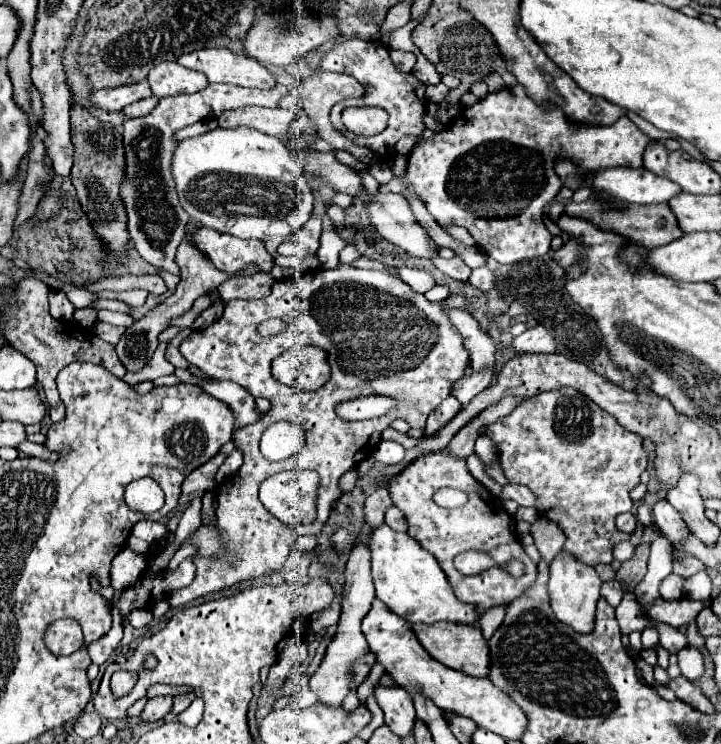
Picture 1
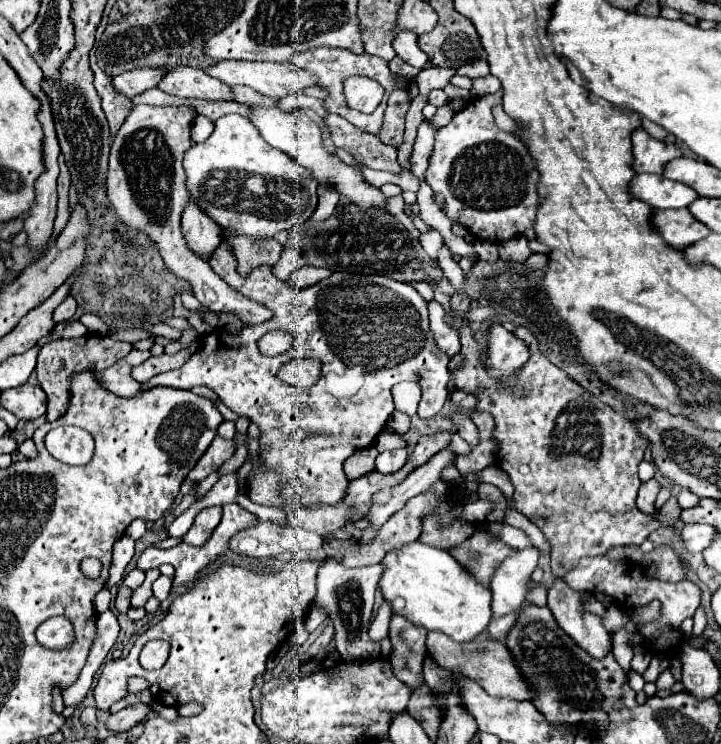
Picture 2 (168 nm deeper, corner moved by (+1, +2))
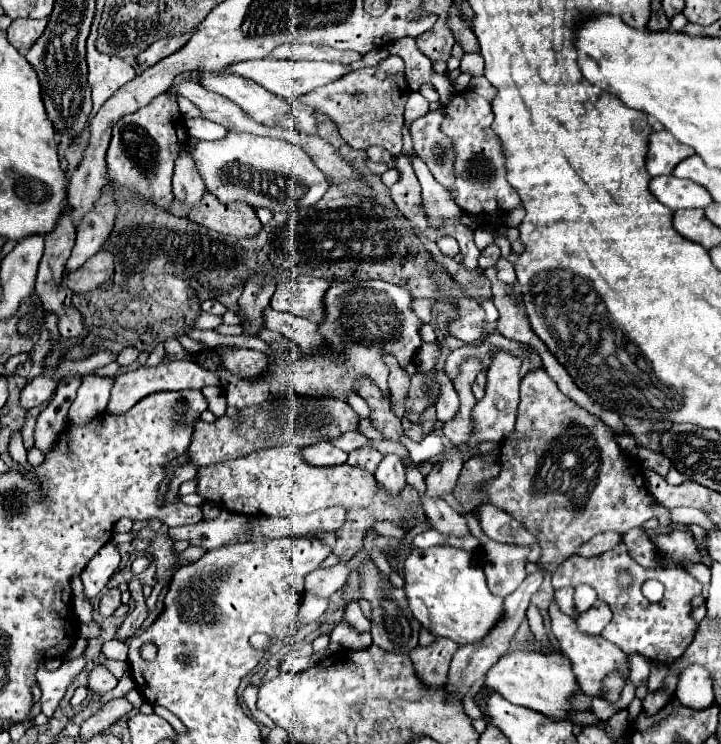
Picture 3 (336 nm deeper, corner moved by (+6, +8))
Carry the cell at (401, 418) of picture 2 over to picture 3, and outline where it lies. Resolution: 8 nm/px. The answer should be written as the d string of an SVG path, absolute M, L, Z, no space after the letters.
M383 354L383 362L389 368L389 394L393 400L393 410L397 416L405 416L405 396L407 396L407 388L409 388L409 376L405 374L405 370L399 366L397 358L393 354Z

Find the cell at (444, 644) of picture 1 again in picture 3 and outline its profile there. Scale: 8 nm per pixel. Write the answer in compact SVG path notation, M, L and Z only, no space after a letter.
M509 652L497 666L487 672L485 686L505 696L511 704L537 710L539 714L551 720L571 720L577 726L599 726L601 720L593 714L593 708L577 710L571 700L581 694L577 678L569 666L569 660L563 654L537 654L537 652Z

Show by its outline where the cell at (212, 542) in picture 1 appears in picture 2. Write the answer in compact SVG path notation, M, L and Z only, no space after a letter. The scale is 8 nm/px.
M145 572L143 584L132 593L131 605L133 607L144 607L146 602L153 596L152 584L159 575L160 572Z

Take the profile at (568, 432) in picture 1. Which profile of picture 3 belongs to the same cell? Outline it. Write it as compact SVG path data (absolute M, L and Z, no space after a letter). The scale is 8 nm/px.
M539 370L537 374L527 374L525 376L525 380L521 380L521 404L519 404L519 414L517 414L517 430L501 444L501 454L499 454L499 462L501 462L501 472L499 472L499 476L497 478L493 478L493 480L485 480L485 482L479 482L477 486L479 486L479 492L483 492L485 494L485 498L483 498L483 502L479 504L479 506L483 506L483 504L493 504L495 508L499 508L499 510L503 510L503 512L507 512L507 514L511 514L515 520L519 520L535 538L537 538L537 542L539 542L539 546L541 546L541 558L539 558L539 562L537 562L537 566L539 568L543 568L543 570L547 570L547 572L553 572L561 562L565 562L565 558L569 558L581 544L585 544L587 540L591 540L595 534L599 534L599 532L617 532L617 534L625 534L627 530L631 530L631 528L635 528L635 526L643 526L647 520L651 520L651 518L657 518L657 522L659 522L659 526L661 528L667 528L669 524L671 524L671 518L669 518L669 510L665 508L665 506L661 506L651 494L649 494L649 490L645 488L645 480L643 480L643 476L639 476L637 472L633 472L633 468L629 466L629 462L625 460L625 456L621 454L621 450L619 450L619 446L617 446L617 442L615 442L615 438L613 438L613 430L609 428L609 426L605 426L599 418L595 420L595 424L593 426L567 426L567 404L575 404L573 400L569 400L559 388L557 388L557 384L549 378L549 374L545 372L545 370Z

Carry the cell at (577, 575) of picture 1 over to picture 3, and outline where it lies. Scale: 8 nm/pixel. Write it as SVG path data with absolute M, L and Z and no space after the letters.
M553 602L551 604L551 628L553 628L553 634L557 636L559 640L559 650L571 660L573 664L573 672L581 684L581 690L591 696L591 698L601 698L603 696L603 680L605 676L609 676L611 672L619 672L627 678L629 674L629 660L627 660L627 654L621 652L613 642L607 642L605 638L601 636L591 636L591 634L583 634L577 630L577 624L571 616L565 616L559 606Z

